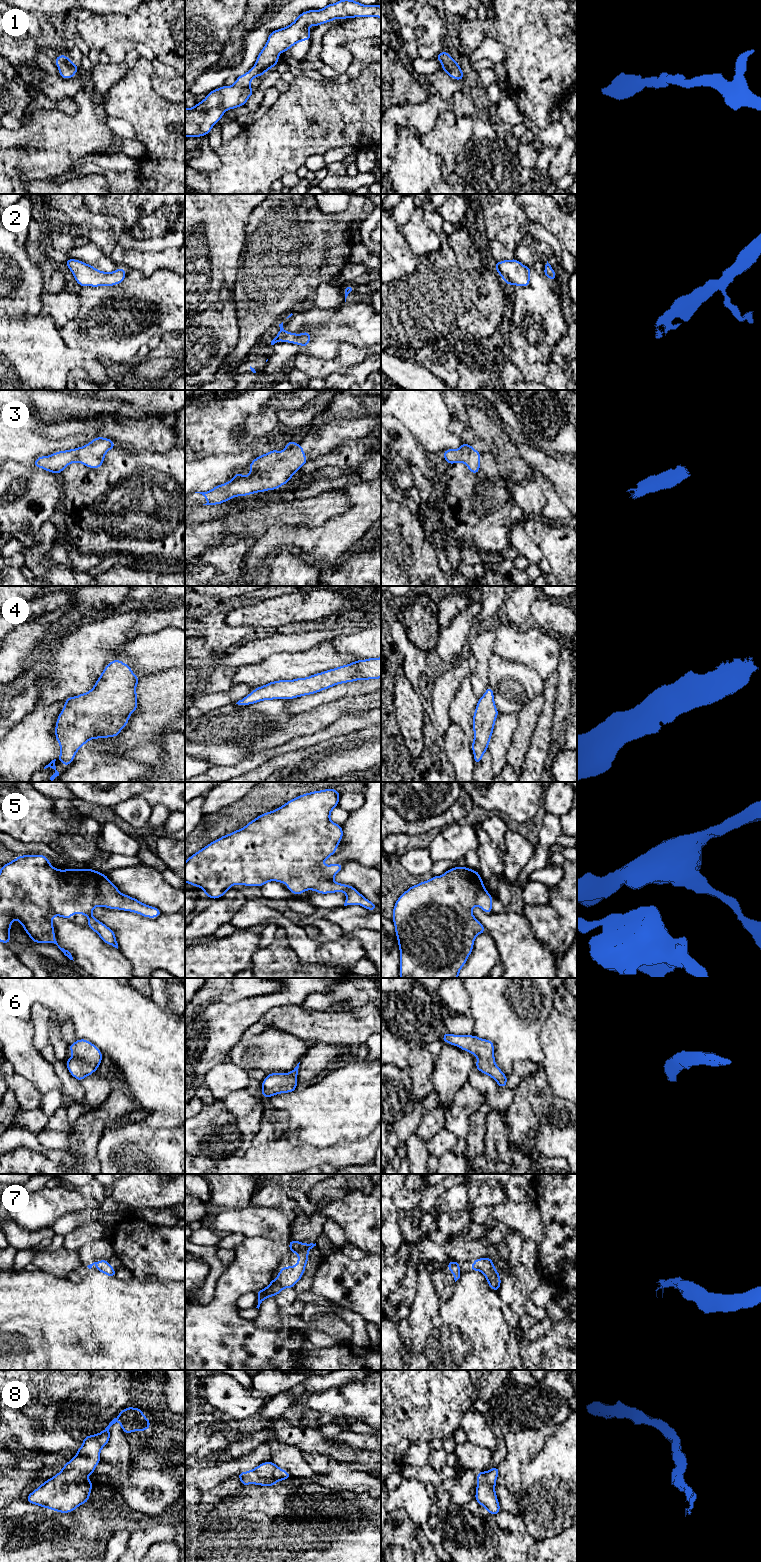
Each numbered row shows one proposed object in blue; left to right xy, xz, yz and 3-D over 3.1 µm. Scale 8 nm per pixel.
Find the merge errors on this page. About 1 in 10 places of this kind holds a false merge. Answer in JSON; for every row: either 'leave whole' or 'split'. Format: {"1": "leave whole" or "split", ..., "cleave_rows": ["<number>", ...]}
{"1": "leave whole", "2": "leave whole", "3": "leave whole", "4": "leave whole", "5": "leave whole", "6": "leave whole", "7": "leave whole", "8": "leave whole", "cleave_rows": []}

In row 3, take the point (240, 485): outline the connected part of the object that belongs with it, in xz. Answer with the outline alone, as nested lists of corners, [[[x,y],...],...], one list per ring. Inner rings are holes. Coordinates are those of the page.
[[[291,440],[287,443],[285,448],[281,452],[279,452],[277,449],[273,449],[267,454],[262,454],[257,458],[255,458],[249,465],[250,474],[248,476],[243,476],[238,471],[236,471],[235,477],[230,481],[224,484],[217,485],[216,487],[207,492],[195,492],[195,493],[200,493],[206,498],[207,503],[203,505],[218,505],[226,501],[229,501],[230,499],[237,496],[247,496],[257,492],[276,490],[282,485],[287,484],[288,481],[292,478],[292,476],[307,462],[308,460],[306,459],[306,455],[303,451],[303,446]]]

